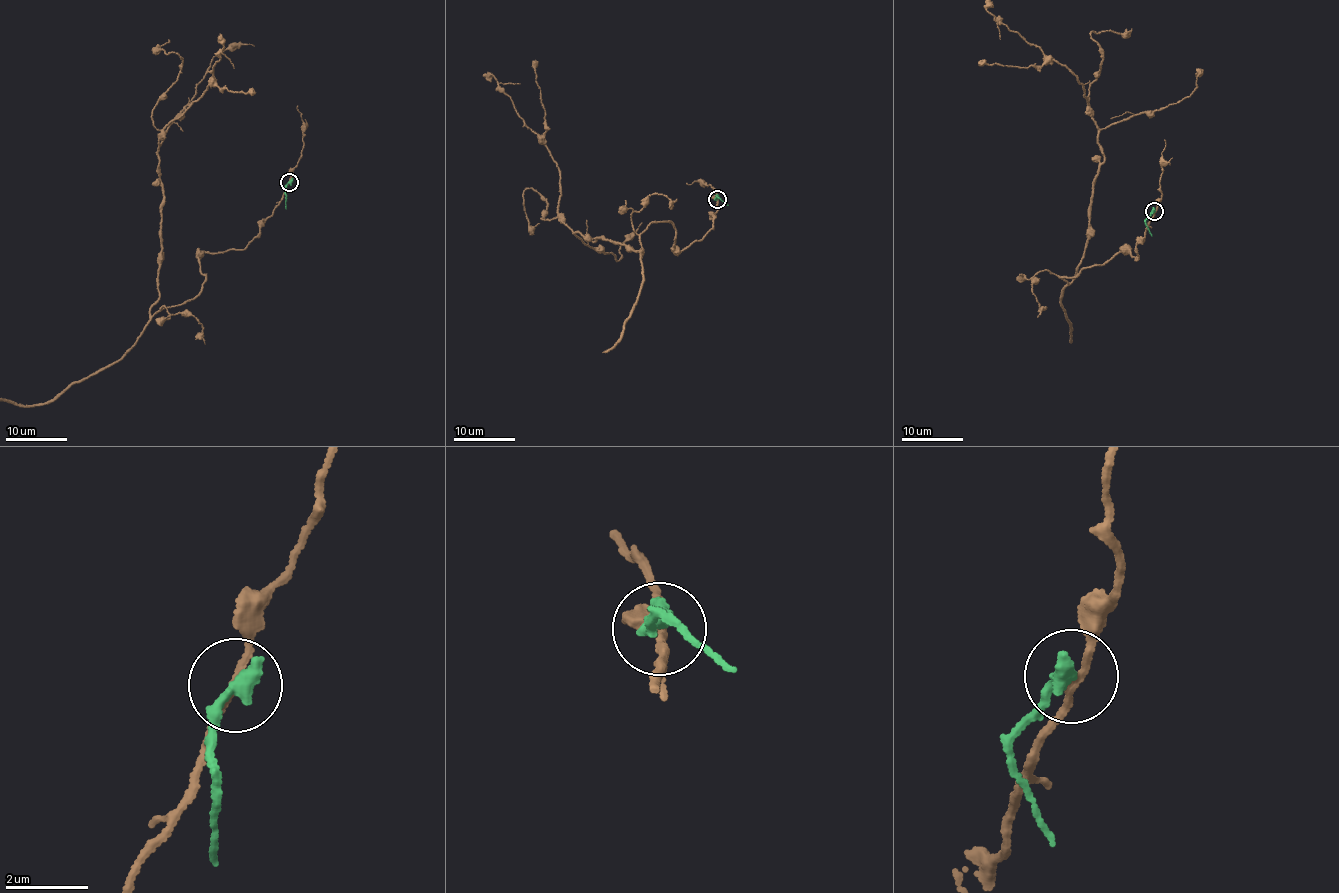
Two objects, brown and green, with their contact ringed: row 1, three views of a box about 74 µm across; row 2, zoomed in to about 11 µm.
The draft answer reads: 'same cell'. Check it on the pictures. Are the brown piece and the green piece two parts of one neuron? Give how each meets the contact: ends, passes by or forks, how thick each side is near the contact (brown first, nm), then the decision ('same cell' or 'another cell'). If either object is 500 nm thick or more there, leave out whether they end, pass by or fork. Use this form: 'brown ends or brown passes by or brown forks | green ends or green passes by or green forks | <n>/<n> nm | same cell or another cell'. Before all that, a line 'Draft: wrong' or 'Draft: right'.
Draft: wrong
brown passes by | green ends | 160/420 nm | another cell

